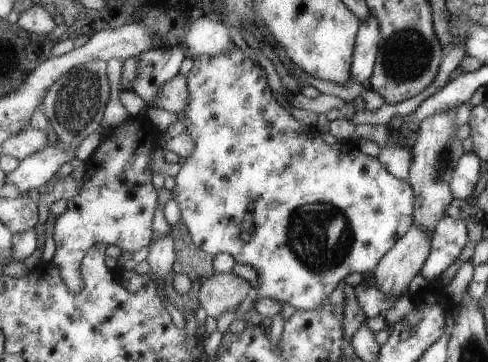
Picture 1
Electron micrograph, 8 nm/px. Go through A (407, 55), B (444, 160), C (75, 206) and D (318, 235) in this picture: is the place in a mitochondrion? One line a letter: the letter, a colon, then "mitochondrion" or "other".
A: mitochondrion
B: mitochondrion
C: other
D: mitochondrion

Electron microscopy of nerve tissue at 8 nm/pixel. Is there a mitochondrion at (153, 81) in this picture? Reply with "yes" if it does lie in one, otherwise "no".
no

